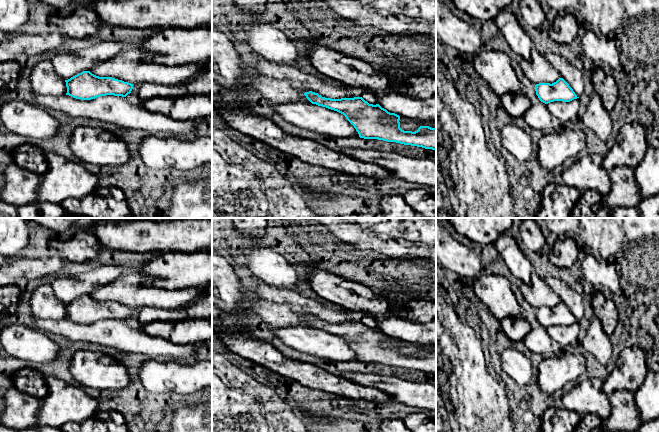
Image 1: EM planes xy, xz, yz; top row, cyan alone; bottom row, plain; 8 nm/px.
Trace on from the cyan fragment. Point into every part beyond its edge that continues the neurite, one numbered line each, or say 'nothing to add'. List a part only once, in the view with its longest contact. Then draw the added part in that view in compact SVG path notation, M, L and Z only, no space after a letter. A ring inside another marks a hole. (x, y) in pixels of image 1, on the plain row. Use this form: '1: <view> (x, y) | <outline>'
nothing to add

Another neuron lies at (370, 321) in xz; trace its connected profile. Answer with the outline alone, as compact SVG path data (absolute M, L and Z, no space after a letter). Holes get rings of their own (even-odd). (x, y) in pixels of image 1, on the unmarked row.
M365 315L362 319L362 322L365 325L367 325L369 328L373 328L373 329L378 328L378 323L377 323L376 319L372 316Z

